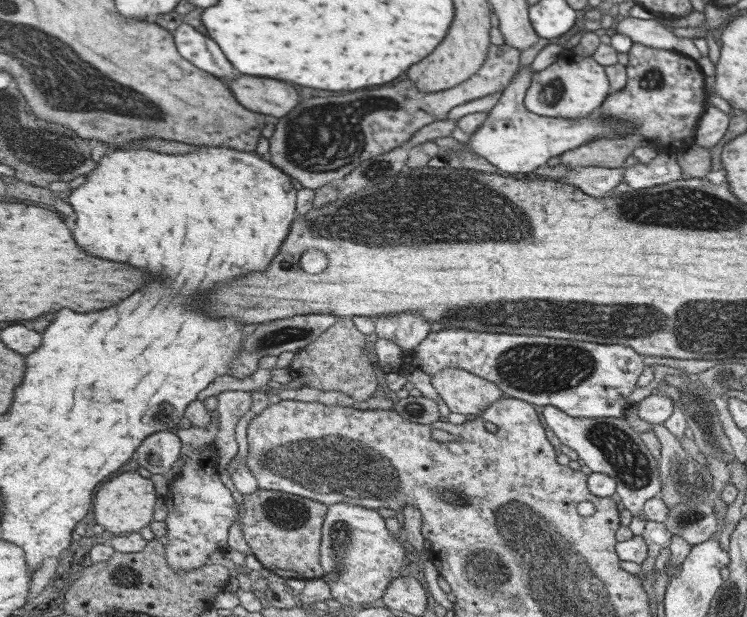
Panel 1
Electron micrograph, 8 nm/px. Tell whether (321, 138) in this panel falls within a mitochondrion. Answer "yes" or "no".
yes

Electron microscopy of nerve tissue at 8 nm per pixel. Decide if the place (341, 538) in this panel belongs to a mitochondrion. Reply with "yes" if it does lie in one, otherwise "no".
yes

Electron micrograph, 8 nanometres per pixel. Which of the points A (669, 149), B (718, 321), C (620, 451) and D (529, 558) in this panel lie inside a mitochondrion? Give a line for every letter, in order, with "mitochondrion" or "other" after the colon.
A: other
B: mitochondrion
C: mitochondrion
D: mitochondrion

